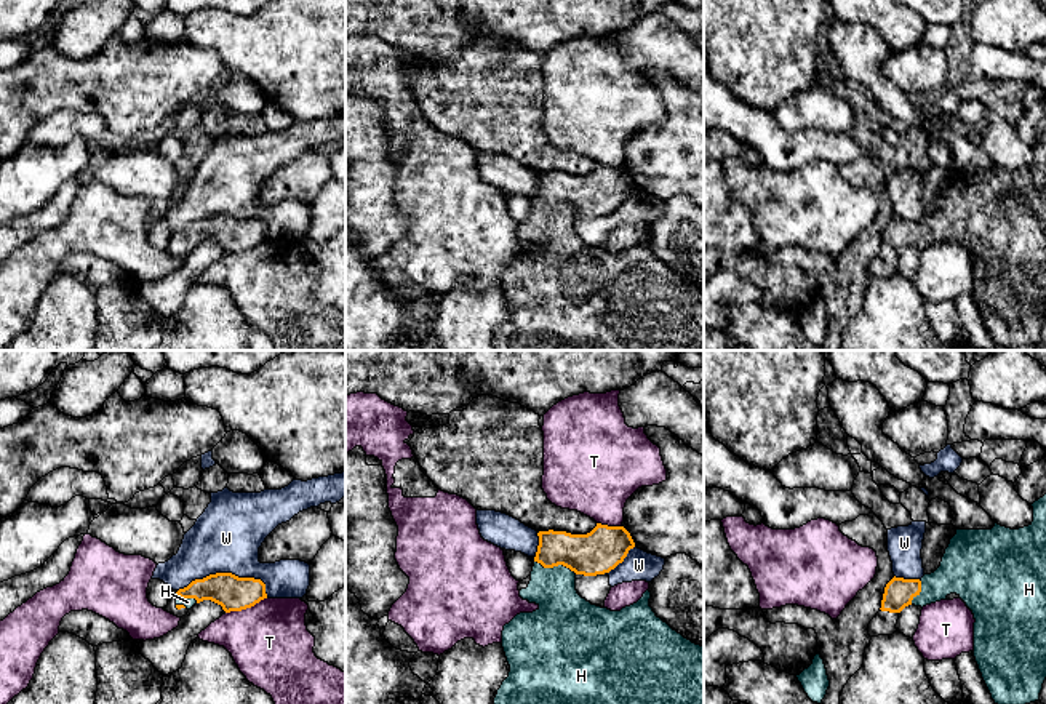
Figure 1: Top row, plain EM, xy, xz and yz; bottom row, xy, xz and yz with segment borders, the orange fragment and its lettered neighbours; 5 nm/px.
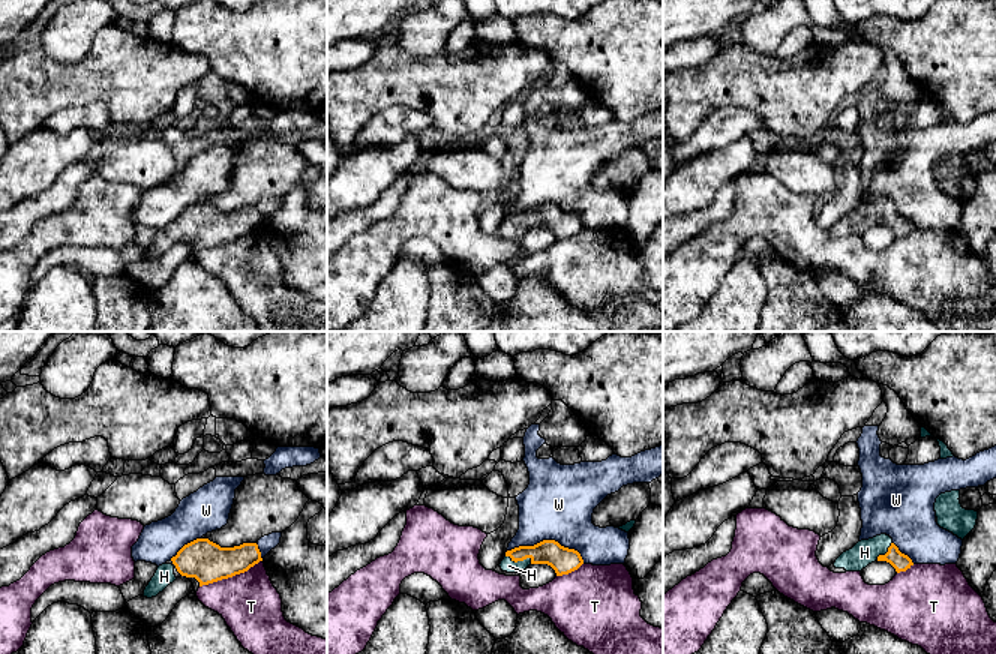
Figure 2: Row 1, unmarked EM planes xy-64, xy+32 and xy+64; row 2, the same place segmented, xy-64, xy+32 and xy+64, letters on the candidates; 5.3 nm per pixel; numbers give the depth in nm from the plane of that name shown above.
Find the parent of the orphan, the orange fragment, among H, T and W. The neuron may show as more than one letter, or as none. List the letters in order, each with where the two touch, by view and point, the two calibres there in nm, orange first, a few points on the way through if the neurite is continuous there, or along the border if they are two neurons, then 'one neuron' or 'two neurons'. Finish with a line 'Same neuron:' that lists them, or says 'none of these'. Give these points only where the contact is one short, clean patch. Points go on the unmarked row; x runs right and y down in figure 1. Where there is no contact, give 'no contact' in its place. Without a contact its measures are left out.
H: xz (555, 207) | 220/240 nm | across xz (600, 192), (566, 196), (555, 207), (555, 237), (563, 255) | one neuron
T: xy (247, 248) | 180/400 nm | along xy (267, 239), (250, 248), (226, 255) | two neurons
W: xy (227, 215) | 180/340 nm | two neurons
Same neuron: H

